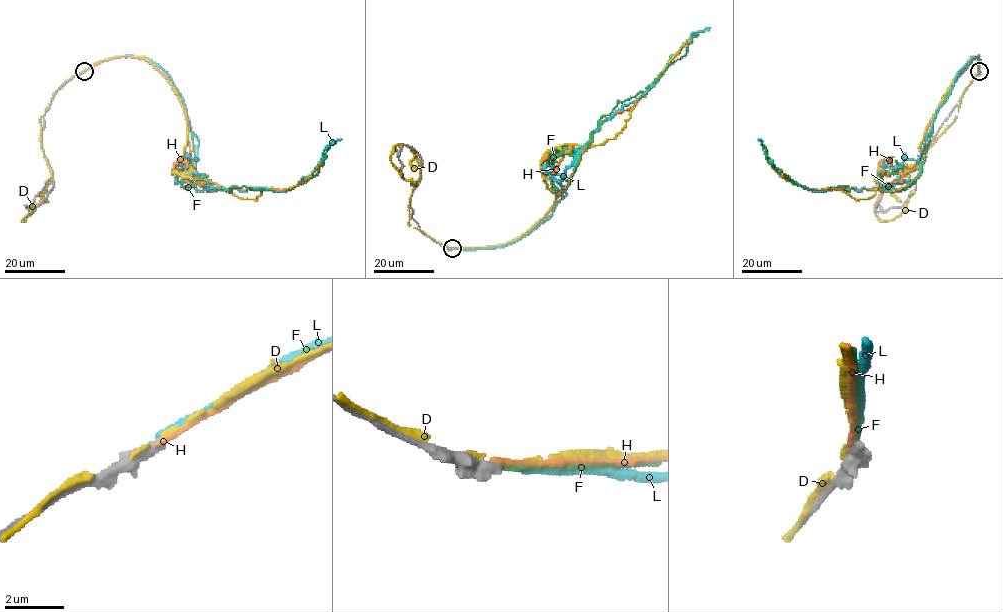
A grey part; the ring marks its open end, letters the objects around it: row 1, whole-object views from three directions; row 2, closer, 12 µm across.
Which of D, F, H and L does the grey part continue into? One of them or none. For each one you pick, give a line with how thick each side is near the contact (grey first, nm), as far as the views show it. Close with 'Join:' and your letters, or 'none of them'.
F: calibres 460 and 160 nm
Join: F

